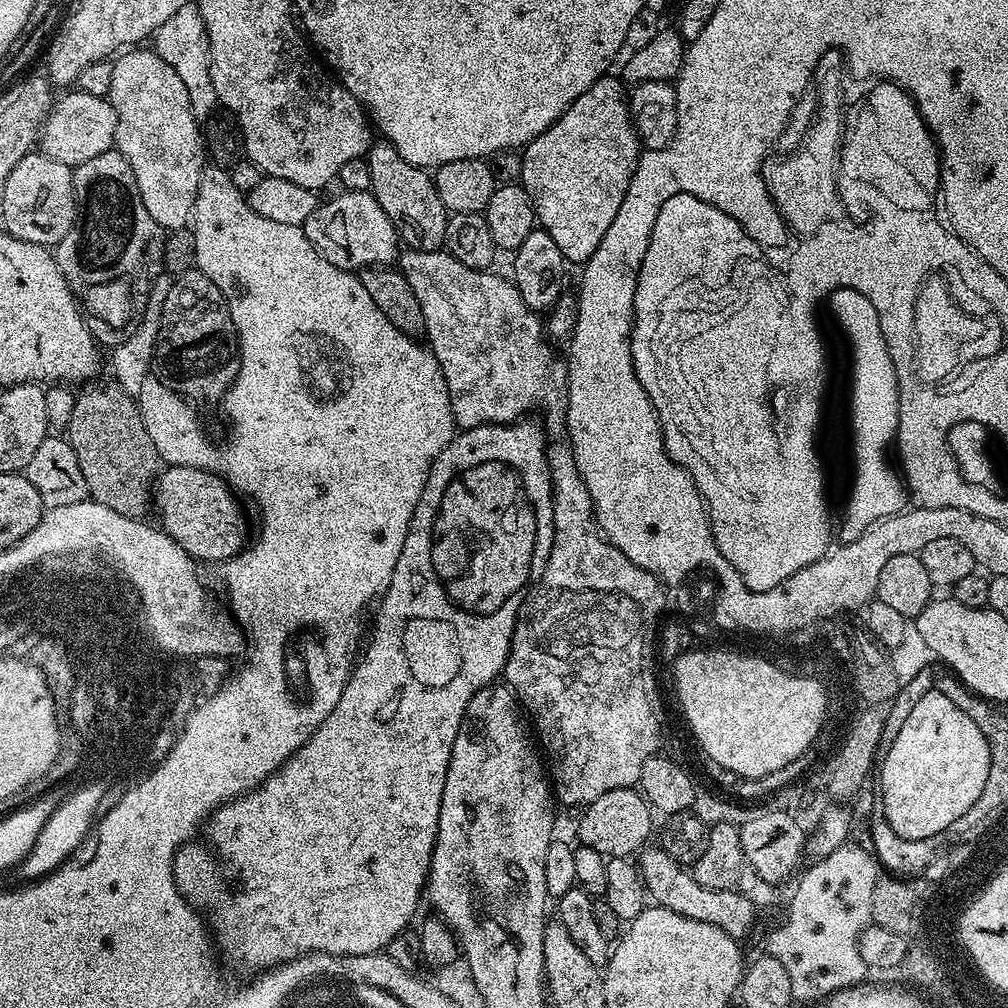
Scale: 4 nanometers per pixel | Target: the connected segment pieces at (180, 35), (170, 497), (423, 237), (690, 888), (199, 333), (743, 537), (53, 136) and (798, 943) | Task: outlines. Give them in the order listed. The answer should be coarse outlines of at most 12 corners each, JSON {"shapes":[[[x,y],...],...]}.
{"shapes":[[[189,2],[154,34],[197,120],[218,108],[210,42]],[[165,467],[159,527],[197,562],[223,562],[248,532],[223,475]],[[383,138],[372,196],[417,252],[441,251],[450,213],[435,179]],[[659,846],[639,853],[649,897],[740,942],[757,909],[707,888]],[[199,267],[166,294],[154,372],[192,402],[240,373],[228,299]],[[662,204],[631,356],[735,575],[826,554],[818,302],[858,244]],[[68,90],[44,120],[39,151],[75,166],[113,151],[107,98]],[[845,842],[799,873],[767,955],[793,1001],[870,972],[860,936],[882,869]]]}

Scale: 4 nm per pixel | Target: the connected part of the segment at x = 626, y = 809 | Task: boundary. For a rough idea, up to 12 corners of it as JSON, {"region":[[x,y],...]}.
{"region":[[635,787],[583,809],[579,843],[635,857],[653,839],[653,809]]}

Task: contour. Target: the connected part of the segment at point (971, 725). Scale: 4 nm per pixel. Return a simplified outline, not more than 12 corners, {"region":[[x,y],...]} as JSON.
{"region":[[925,691],[878,764],[888,825],[930,838],[986,786],[990,746]]}

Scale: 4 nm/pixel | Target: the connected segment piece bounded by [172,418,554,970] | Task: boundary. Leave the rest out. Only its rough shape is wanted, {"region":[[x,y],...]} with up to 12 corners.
{"region":[[531,419],[433,462],[338,706],[176,853],[244,968],[385,951],[552,553]]}

